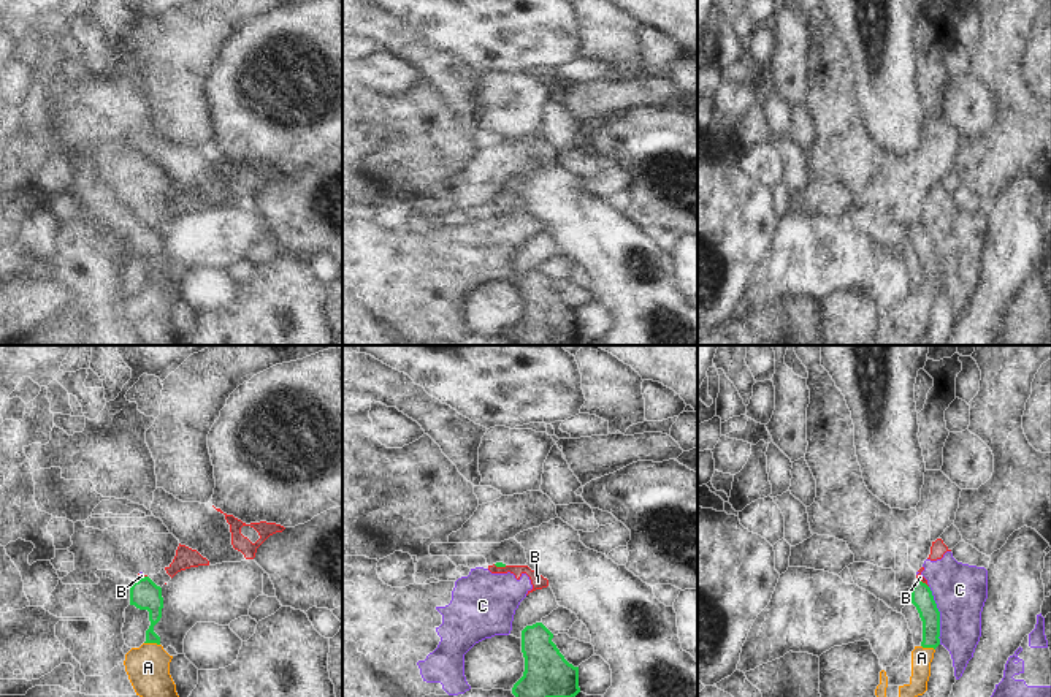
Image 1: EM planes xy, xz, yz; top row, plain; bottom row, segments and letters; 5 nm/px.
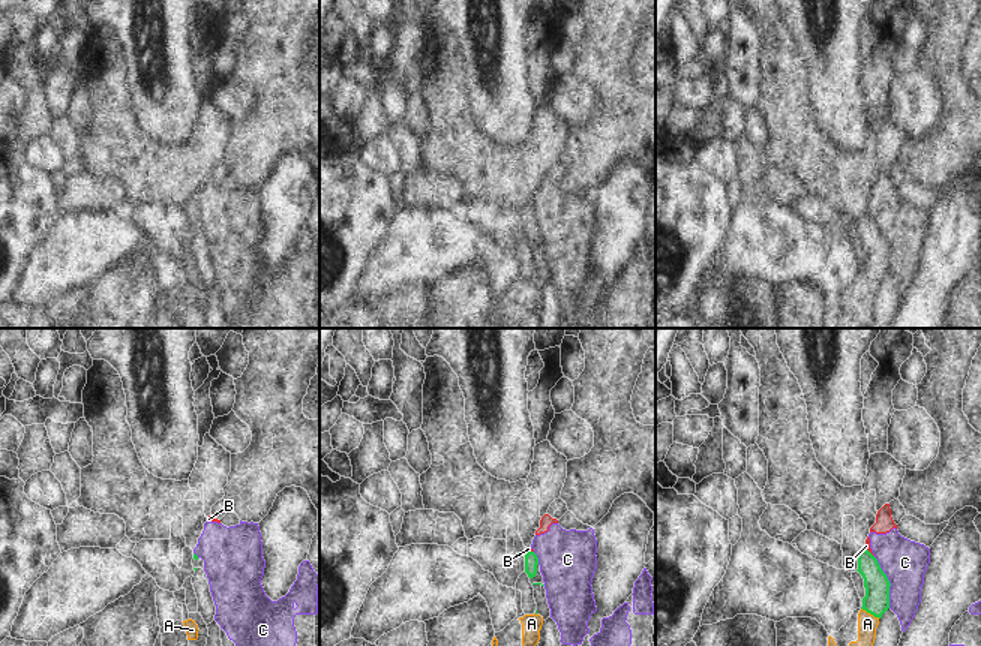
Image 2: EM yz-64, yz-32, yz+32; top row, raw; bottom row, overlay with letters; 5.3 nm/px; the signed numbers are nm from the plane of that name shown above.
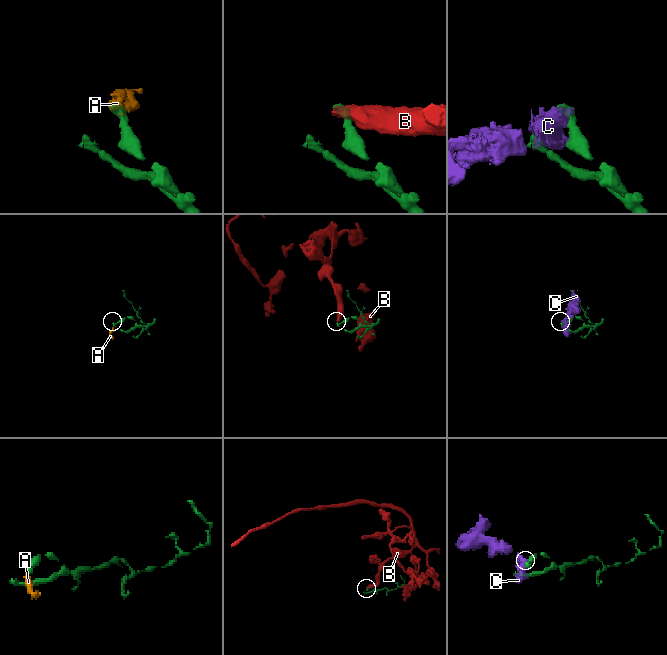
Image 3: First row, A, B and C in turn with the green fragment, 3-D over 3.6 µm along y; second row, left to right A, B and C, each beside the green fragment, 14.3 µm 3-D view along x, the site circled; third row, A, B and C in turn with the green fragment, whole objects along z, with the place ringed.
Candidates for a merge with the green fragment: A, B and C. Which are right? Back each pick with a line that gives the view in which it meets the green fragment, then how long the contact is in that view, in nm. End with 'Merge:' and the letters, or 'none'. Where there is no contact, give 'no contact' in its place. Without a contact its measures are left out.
A: xy | 80 nm
Merge: A

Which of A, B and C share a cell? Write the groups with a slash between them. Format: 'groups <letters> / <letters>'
groups A / B C

